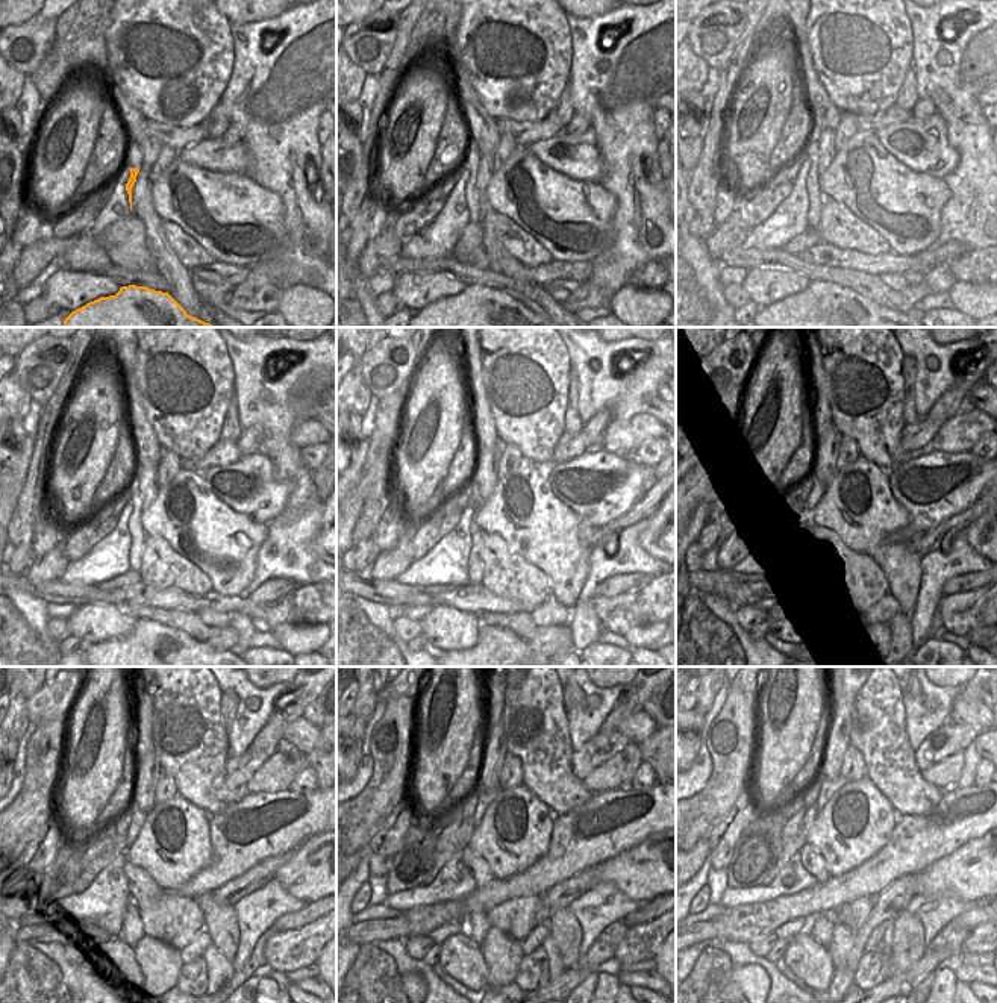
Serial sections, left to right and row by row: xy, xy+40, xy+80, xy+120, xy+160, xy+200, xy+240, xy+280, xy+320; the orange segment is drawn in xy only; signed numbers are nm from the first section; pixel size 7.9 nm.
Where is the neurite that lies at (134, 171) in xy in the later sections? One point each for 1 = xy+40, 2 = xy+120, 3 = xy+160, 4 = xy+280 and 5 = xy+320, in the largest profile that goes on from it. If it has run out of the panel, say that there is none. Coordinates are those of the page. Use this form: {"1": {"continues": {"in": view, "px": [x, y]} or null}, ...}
{"1": {"continues": {"in": "xy+40", "px": [471, 196]}}, "2": {"continues": {"in": "xy+120", "px": [135, 529]}}, "3": {"continues": {"in": "xy+160", "px": [475, 564]}}, "4": {"continues": {"in": "xy+280", "px": [478, 928]}}, "5": {"continues": {"in": "xy+320", "px": [821, 929]}}}

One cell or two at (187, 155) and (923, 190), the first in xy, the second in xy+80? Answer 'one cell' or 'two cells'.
two cells

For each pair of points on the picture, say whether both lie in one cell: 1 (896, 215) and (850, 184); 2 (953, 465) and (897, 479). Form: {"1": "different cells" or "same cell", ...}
{"1": "same cell", "2": "same cell"}

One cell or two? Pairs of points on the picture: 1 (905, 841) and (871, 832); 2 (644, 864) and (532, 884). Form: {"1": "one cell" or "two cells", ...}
{"1": "two cells", "2": "two cells"}

